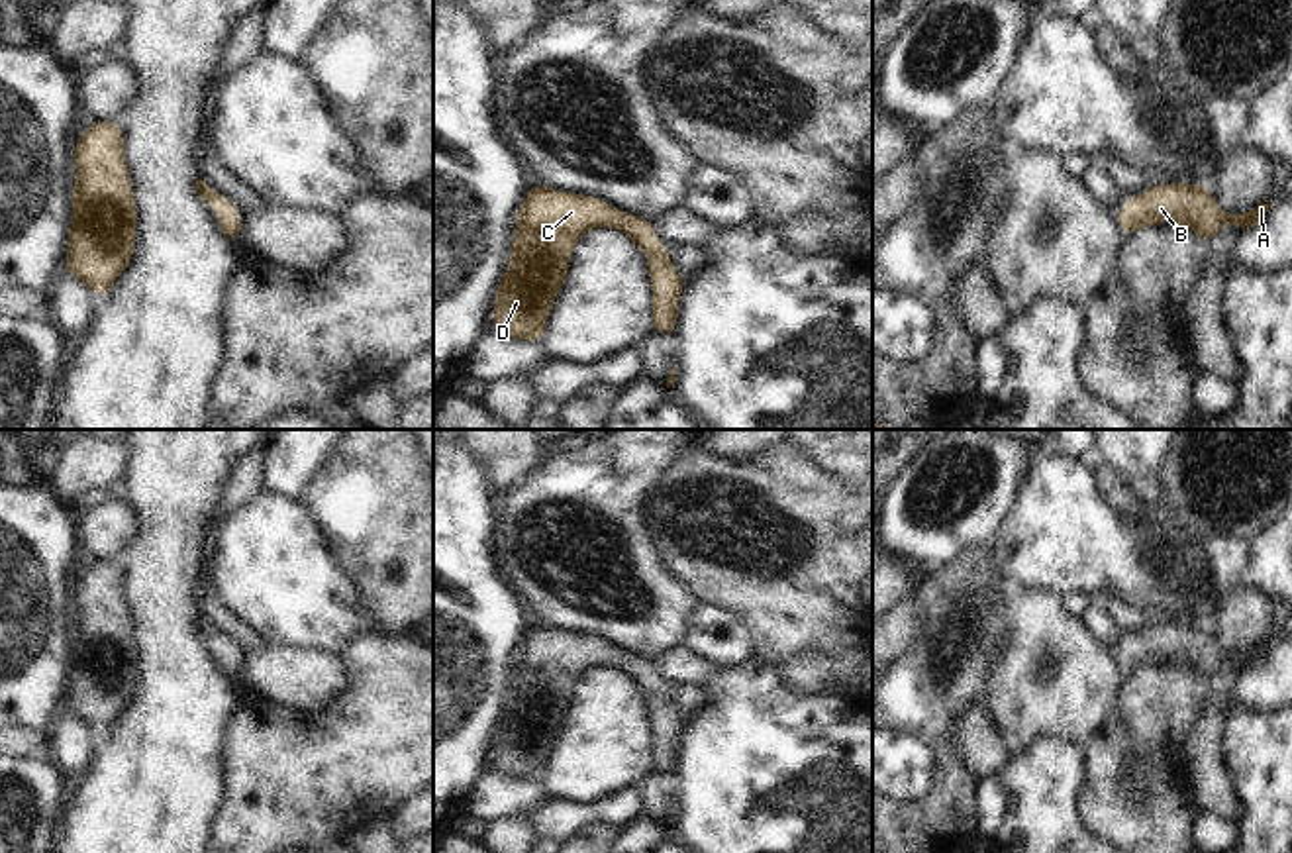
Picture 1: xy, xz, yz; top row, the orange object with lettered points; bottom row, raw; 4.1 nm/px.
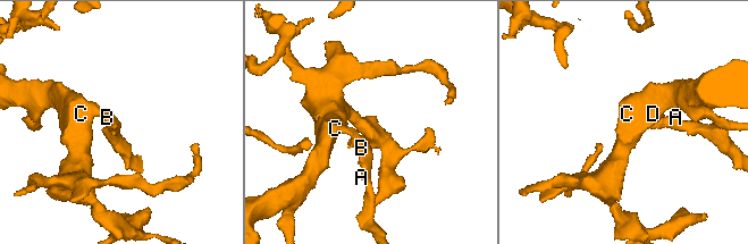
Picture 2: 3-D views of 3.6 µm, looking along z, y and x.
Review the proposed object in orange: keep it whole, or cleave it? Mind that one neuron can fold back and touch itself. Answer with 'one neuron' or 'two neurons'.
one neuron

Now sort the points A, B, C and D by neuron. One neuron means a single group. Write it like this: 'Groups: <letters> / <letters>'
Groups: A B C D.

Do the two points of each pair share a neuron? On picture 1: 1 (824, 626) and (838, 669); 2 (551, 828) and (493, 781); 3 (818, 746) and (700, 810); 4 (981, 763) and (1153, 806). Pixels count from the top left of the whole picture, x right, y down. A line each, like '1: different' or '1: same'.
1: different
2: different
3: same
4: different

